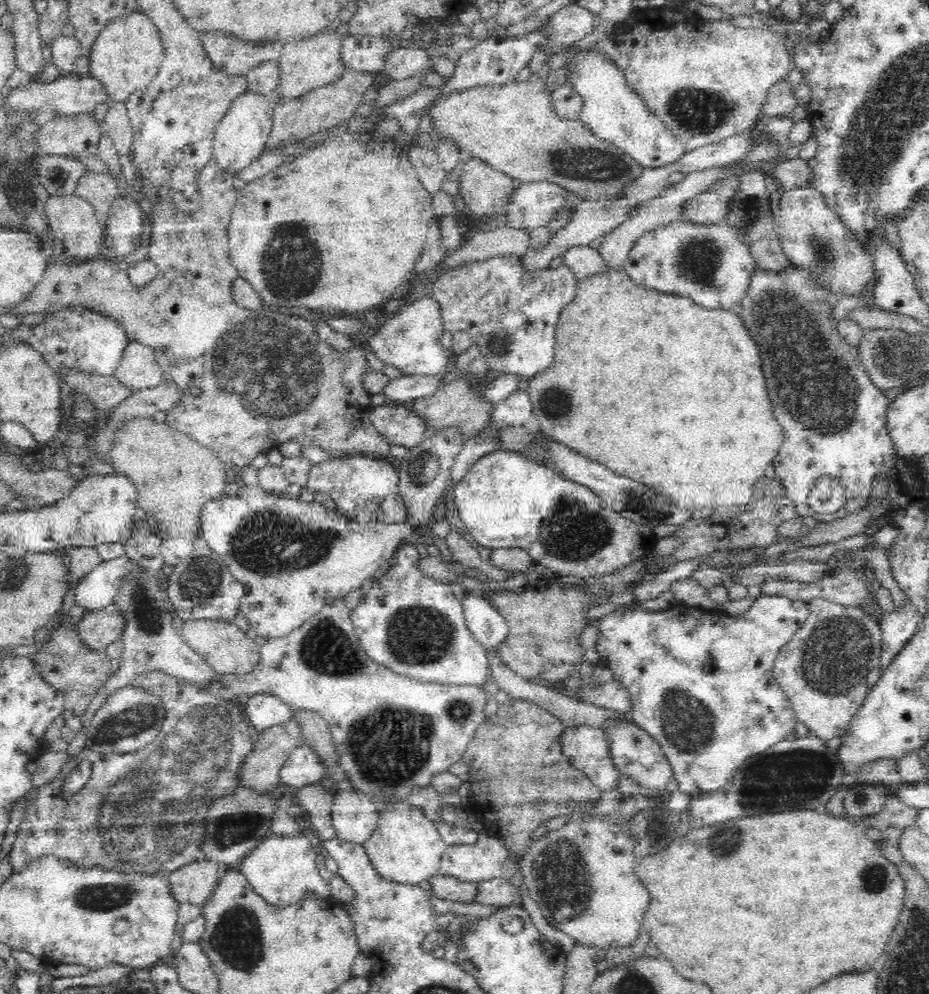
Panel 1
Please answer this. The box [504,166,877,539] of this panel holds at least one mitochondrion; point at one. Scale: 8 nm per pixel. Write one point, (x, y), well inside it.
(816, 388)

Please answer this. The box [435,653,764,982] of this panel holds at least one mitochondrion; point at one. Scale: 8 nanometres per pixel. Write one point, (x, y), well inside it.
(560, 876)

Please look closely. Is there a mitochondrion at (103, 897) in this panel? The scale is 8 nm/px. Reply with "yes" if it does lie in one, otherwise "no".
yes

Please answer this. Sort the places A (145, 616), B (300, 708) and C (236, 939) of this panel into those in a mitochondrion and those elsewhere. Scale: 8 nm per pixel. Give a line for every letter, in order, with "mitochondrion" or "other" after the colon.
A: mitochondrion
B: other
C: mitochondrion

